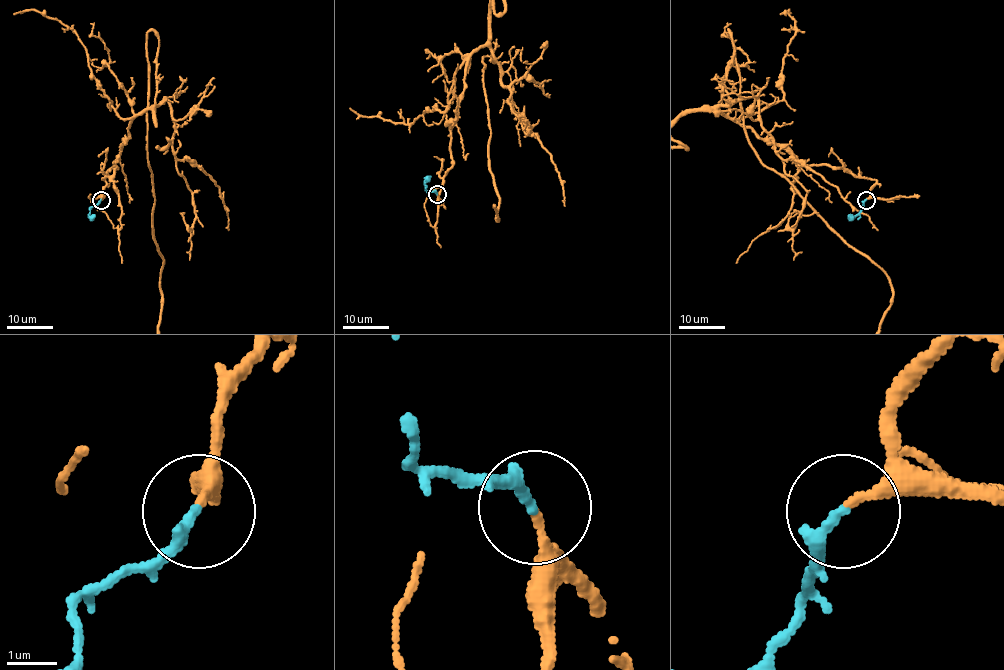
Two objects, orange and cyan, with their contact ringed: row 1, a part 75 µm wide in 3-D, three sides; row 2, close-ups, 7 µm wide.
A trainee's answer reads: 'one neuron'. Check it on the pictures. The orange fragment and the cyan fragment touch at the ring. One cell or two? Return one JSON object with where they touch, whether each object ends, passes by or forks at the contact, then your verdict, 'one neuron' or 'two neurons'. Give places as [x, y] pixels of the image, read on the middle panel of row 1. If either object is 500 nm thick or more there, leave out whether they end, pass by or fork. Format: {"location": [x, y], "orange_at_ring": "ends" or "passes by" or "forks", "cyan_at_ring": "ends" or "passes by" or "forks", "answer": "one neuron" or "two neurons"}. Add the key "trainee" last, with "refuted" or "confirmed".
{"location": [437, 194], "orange_at_ring": "ends", "cyan_at_ring": "ends", "answer": "one neuron", "trainee": "confirmed"}

